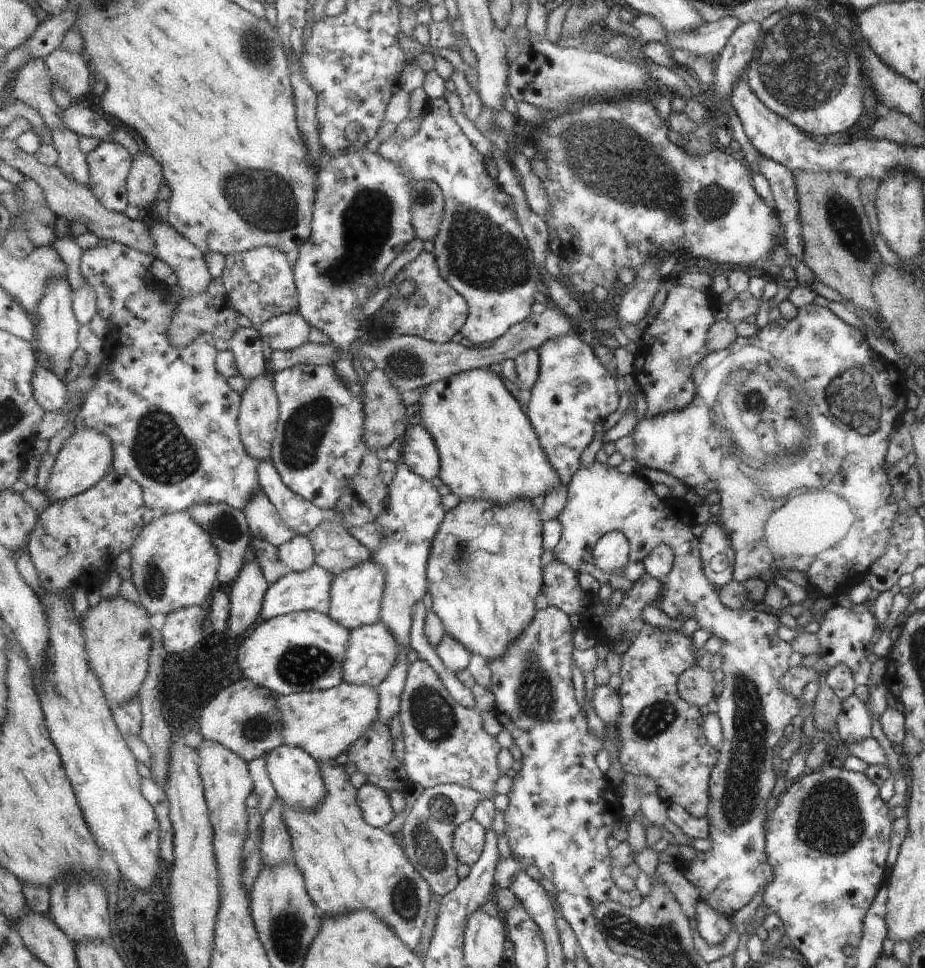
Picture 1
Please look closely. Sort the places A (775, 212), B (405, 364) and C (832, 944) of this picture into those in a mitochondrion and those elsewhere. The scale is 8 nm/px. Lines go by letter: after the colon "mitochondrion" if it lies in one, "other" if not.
A: other
B: mitochondrion
C: other

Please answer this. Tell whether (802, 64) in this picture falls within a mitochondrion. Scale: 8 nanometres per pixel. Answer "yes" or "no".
yes

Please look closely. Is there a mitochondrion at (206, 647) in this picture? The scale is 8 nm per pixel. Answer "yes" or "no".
no

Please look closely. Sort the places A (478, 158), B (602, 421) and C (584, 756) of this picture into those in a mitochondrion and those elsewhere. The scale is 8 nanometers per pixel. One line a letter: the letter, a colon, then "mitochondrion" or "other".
A: other
B: other
C: other

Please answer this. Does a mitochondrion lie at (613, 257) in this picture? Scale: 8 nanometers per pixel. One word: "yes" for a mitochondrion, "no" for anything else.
no

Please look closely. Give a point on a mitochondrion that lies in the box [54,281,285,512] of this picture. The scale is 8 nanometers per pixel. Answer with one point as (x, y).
(162, 453)

